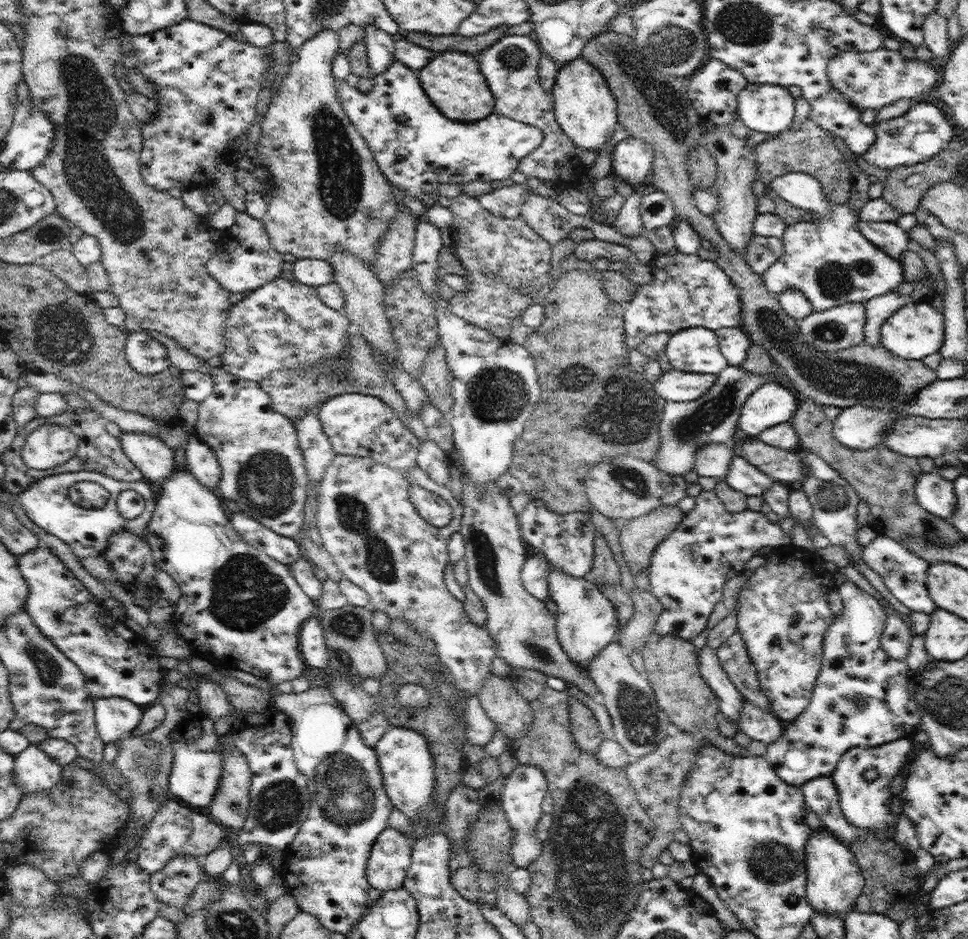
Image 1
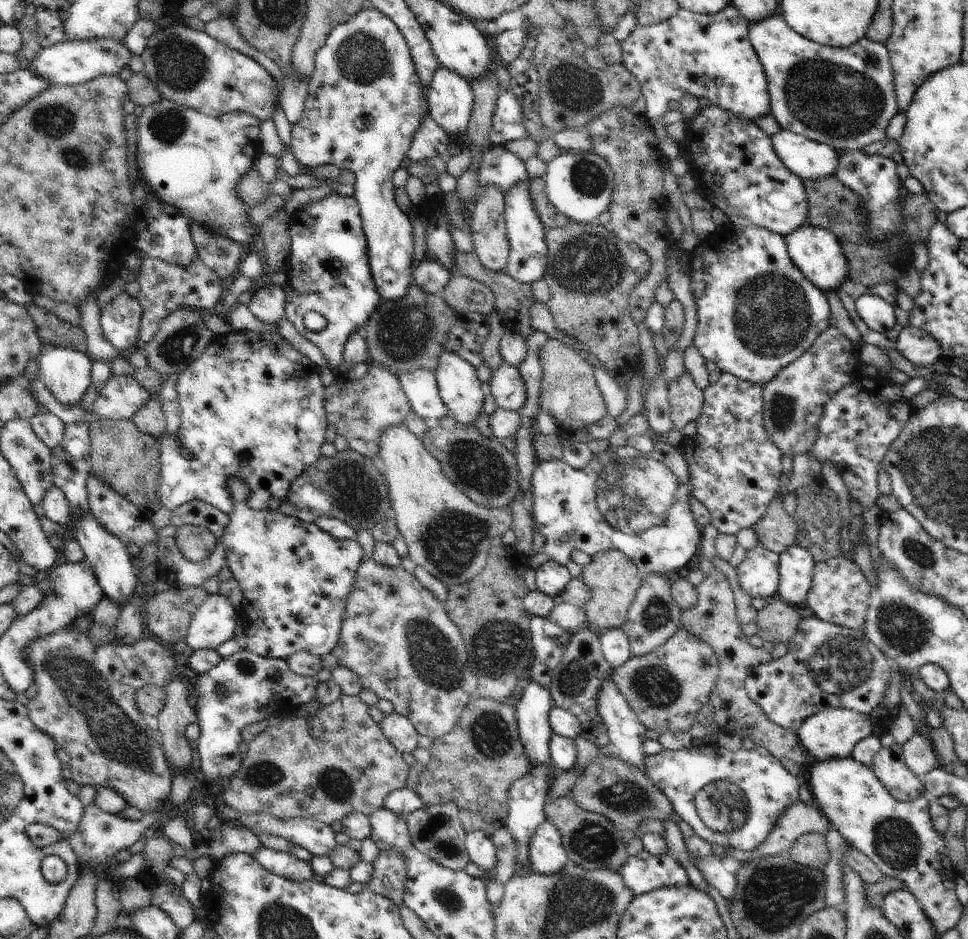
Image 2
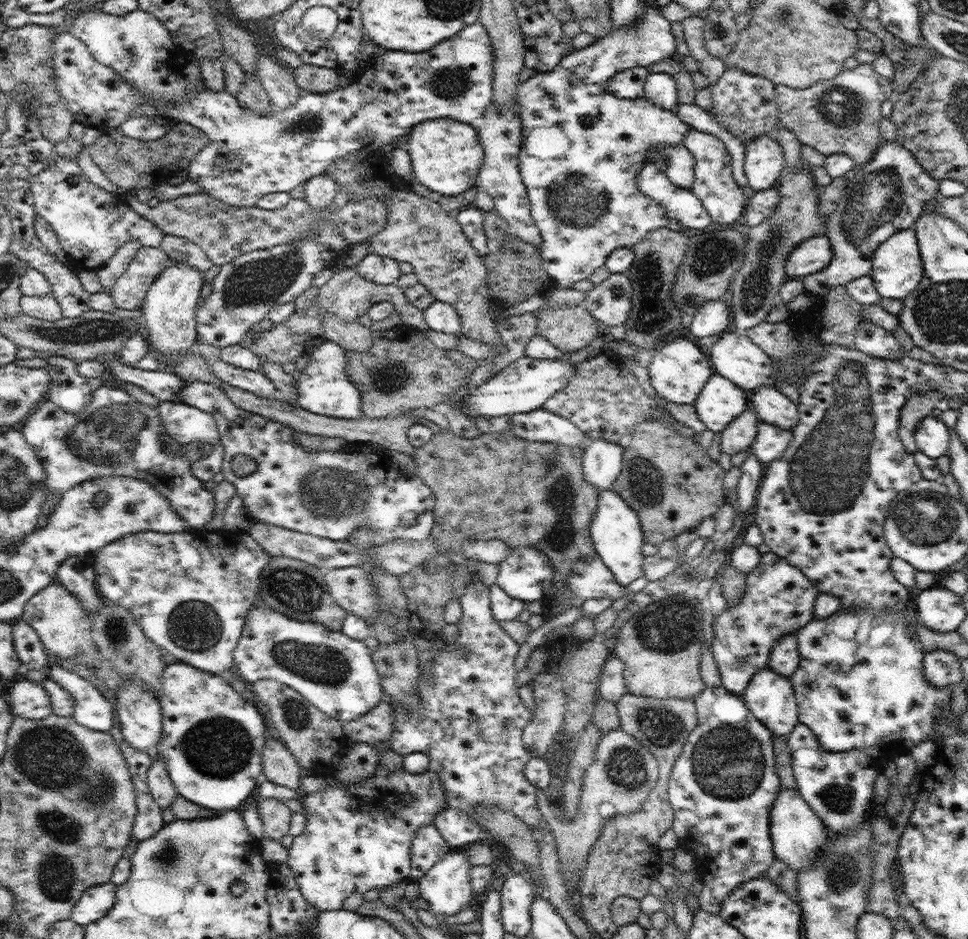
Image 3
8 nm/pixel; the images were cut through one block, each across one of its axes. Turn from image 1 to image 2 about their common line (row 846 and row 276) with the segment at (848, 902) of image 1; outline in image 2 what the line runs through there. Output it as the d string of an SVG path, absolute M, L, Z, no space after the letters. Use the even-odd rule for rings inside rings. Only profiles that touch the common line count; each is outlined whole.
M804 224L804 226L796 228L794 232L790 232L784 238L788 255L800 272L824 293L837 292L848 277L848 260L846 260L838 238L830 230L817 228L810 224Z

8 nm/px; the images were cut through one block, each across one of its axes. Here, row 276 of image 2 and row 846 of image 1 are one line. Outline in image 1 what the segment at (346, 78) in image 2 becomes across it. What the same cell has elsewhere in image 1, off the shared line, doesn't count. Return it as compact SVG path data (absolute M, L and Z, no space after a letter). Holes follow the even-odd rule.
M386 827L374 841L367 862L369 885L382 893L402 888L411 865L412 852L410 838L398 829Z

